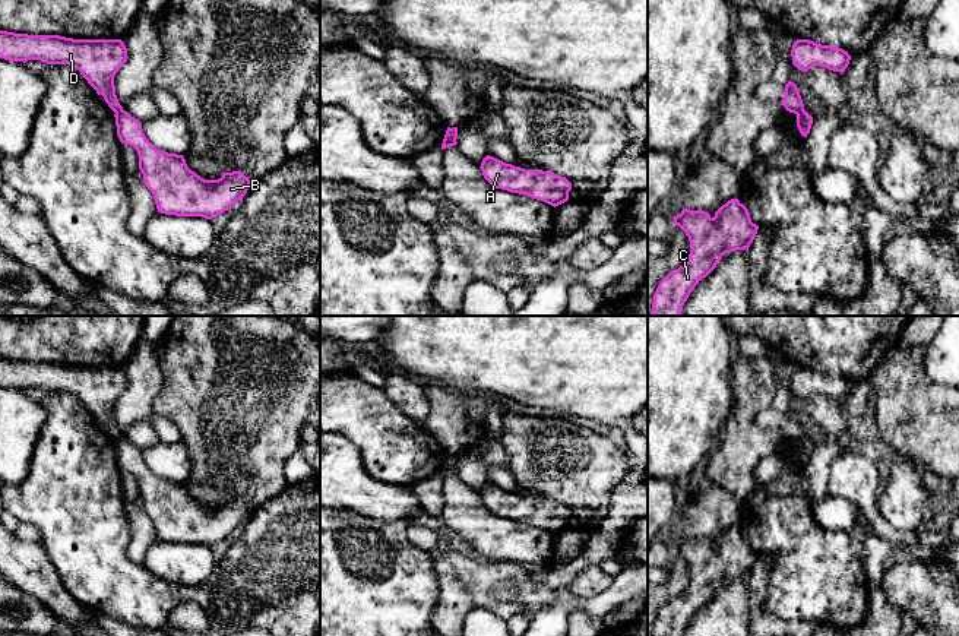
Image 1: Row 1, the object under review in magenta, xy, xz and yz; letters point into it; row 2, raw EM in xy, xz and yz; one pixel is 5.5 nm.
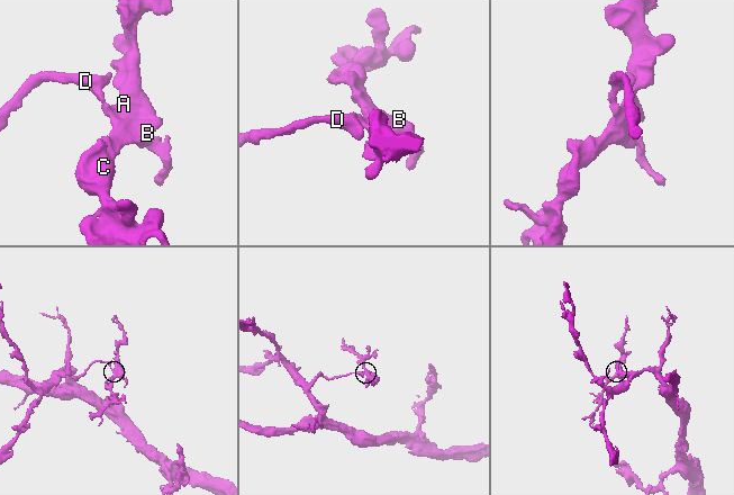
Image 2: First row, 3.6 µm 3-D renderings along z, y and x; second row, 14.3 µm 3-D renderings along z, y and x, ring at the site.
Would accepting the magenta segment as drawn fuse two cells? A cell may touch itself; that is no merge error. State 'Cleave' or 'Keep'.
Cleave

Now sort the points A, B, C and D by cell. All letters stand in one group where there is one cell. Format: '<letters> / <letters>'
A B C / D

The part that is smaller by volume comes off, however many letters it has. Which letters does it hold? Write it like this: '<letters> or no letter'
A, B, C

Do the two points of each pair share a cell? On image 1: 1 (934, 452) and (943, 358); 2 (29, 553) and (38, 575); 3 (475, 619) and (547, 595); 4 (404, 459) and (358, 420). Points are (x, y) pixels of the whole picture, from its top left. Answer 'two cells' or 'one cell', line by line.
1: two cells
2: one cell
3: two cells
4: one cell

